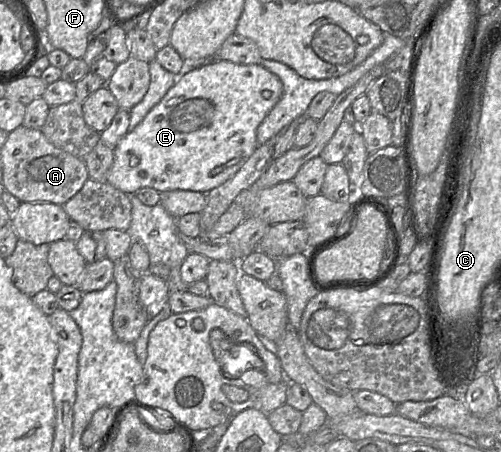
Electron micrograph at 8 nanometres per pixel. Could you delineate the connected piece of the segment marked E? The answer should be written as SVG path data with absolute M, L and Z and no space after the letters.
M213 60L186 68L161 101L116 144L106 182L125 194L135 194L145 187L158 192L187 190L207 194L230 179L253 154L258 146L257 128L282 94L279 77L260 64Z

